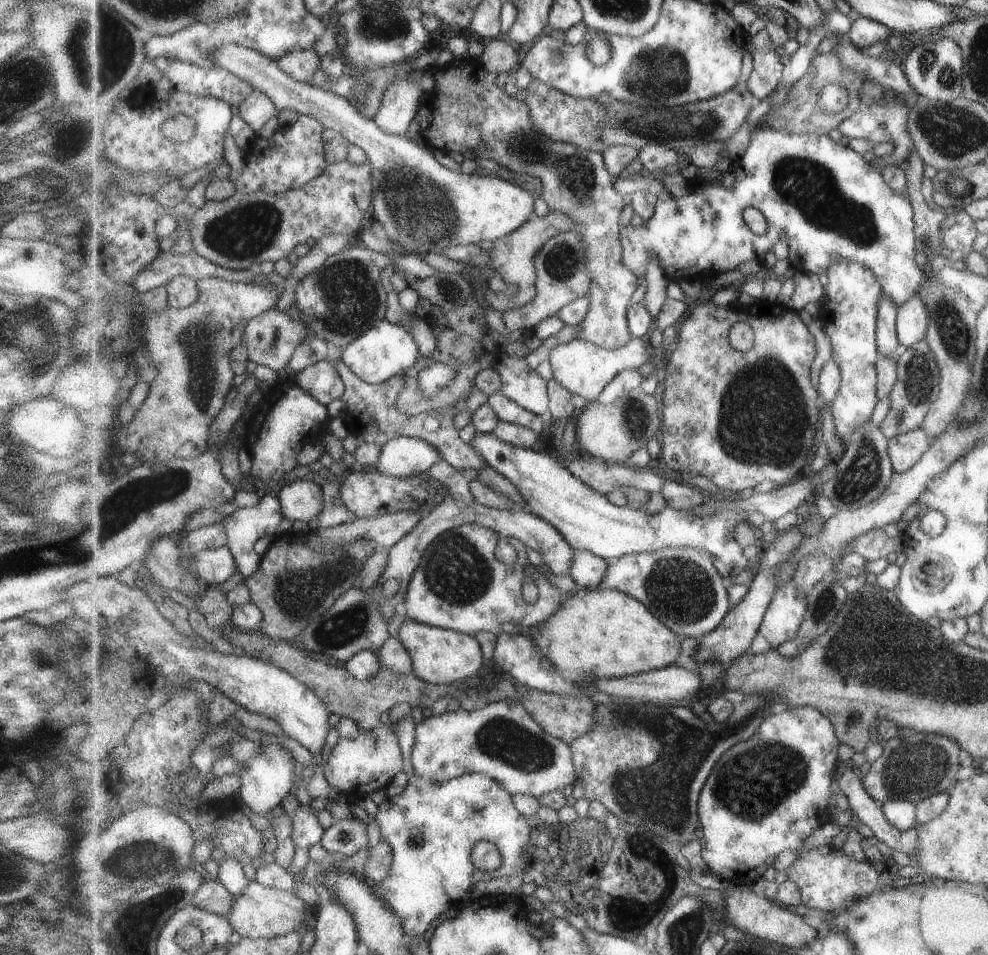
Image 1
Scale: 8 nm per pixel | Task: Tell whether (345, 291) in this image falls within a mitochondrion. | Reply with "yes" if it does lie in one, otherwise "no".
yes

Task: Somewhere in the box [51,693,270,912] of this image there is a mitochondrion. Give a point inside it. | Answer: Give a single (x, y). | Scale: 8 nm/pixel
(137, 859)

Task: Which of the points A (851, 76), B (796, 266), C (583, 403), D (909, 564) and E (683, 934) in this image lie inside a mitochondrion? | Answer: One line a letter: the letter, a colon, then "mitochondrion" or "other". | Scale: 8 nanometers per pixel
A: other
B: other
C: other
D: other
E: mitochondrion

